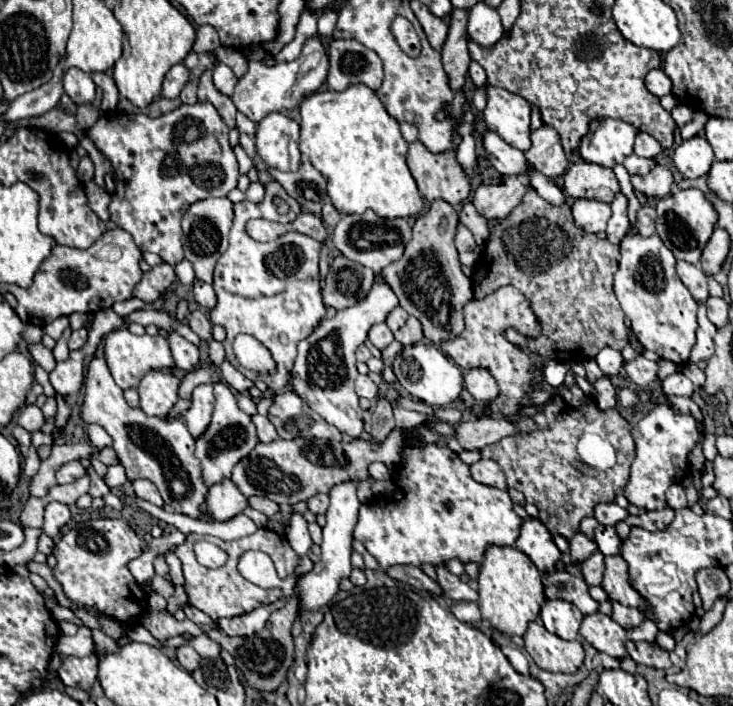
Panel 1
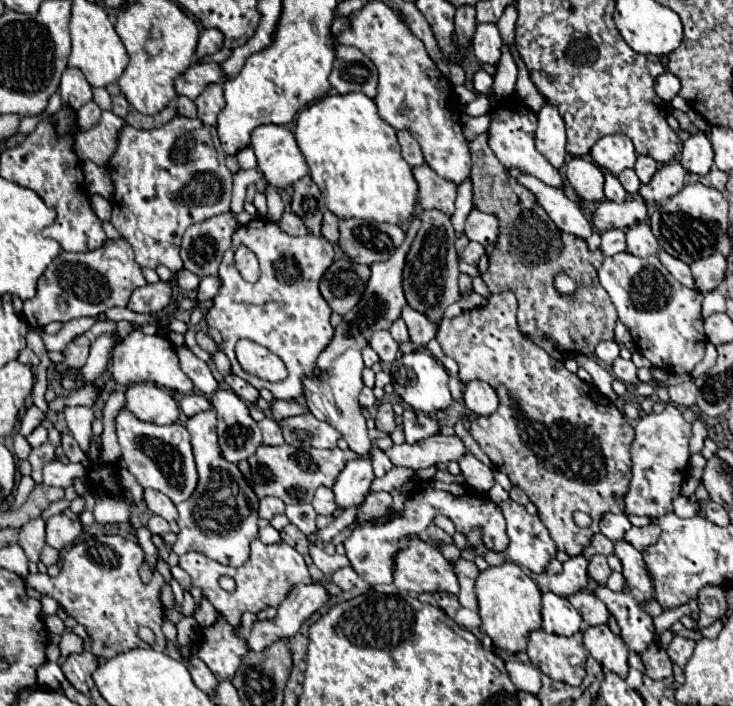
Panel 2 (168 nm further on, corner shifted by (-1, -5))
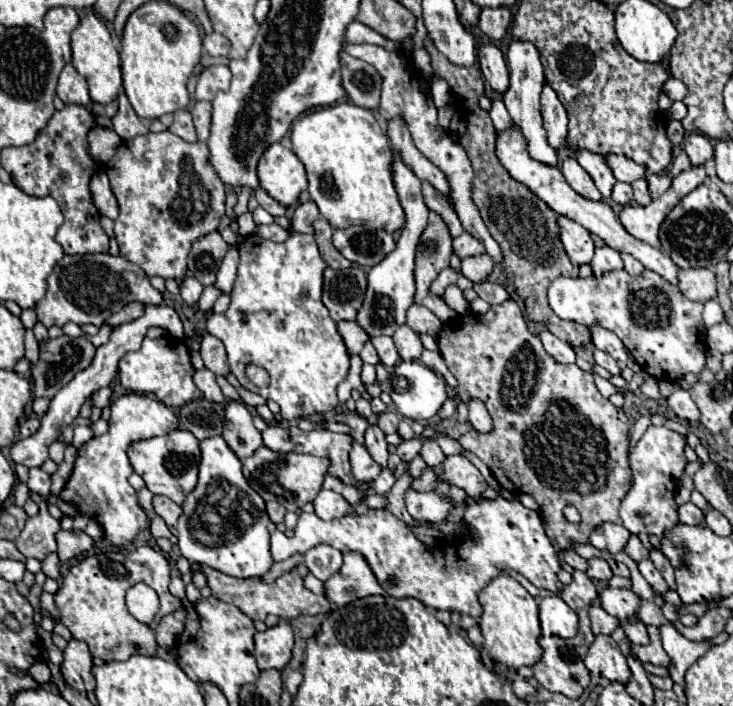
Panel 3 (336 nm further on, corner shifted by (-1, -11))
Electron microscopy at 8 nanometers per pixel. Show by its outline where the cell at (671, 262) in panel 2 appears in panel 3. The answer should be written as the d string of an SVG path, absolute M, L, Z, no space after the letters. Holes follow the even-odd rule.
M510 128L510 130L498 134L496 154L498 154L502 166L510 172L510 176L512 176L514 180L518 180L520 184L528 186L528 188L530 188L540 200L544 200L554 212L558 212L558 214L562 214L562 216L566 216L566 218L578 222L578 224L584 226L588 232L600 236L600 238L606 242L606 246L614 248L616 252L620 252L620 254L626 252L626 254L634 256L638 262L642 262L642 266L644 266L646 270L652 270L652 272L660 274L660 276L662 276L664 280L668 280L670 284L678 284L678 266L670 260L670 256L666 256L662 250L656 250L656 248L652 248L650 244L640 242L640 240L636 240L634 236L630 236L630 234L626 232L626 228L620 224L618 214L608 206L608 202L604 202L604 200L602 200L602 202L594 202L594 200L588 200L588 198L580 196L578 192L574 192L574 190L568 186L568 182L564 180L564 176L562 176L562 172L560 172L558 168L552 168L552 166L546 166L546 164L542 164L542 162L532 160L532 158L528 156L528 152L526 152L526 142L524 142L524 136L520 134L518 128Z

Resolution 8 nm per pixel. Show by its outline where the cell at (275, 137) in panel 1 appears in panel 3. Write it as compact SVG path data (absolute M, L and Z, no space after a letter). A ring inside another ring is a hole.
M272 144L258 162L260 188L282 206L298 204L298 196L308 188L306 172L296 154L282 144Z

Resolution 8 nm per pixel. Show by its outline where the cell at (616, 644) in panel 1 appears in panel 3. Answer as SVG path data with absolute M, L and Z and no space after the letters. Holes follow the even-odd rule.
M596 636L596 640L588 650L586 662L588 662L588 668L592 670L598 668L600 674L608 680L614 680L620 684L626 684L630 680L630 668L626 664L626 658L610 636Z

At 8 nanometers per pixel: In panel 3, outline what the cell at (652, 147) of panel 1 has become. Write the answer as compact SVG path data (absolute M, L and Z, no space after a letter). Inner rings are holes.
M644 178L636 180L636 182L632 184L632 188L634 188L634 200L636 200L638 206L646 206L646 204L650 204L652 198L650 198L650 194L648 194L648 184L646 184Z

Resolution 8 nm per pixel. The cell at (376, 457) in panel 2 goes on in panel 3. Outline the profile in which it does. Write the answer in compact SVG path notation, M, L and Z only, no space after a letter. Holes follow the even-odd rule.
M370 424L366 430L366 446L370 456L382 466L386 468L386 460L388 460L388 450L386 450L386 440L384 440L384 432L378 428L378 424Z

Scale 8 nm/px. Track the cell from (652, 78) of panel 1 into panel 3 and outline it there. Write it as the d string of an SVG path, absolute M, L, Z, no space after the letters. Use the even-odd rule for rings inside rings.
M668 78L666 80L666 84L662 86L662 90L664 90L664 94L670 98L670 100L682 100L684 96L686 96L686 86L680 82L680 80L676 80L676 78Z

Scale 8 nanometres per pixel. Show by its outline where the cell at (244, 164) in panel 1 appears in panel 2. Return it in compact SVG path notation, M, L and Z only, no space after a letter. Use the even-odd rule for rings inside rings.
M240 168L236 174L234 174L234 194L232 194L232 212L240 214L242 212L242 206L244 206L244 200L246 200L246 188L250 184L256 184L256 186L262 186L262 178L258 174L258 170L244 170Z

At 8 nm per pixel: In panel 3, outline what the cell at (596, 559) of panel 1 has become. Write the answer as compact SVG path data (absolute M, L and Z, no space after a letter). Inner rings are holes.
M590 558L588 560L588 576L594 580L610 580L612 570L604 558Z

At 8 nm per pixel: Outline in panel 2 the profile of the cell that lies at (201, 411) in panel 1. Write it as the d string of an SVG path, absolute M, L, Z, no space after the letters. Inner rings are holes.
M214 406L202 410L186 420L190 432L190 442L198 466L198 486L190 500L178 504L178 540L172 544L172 550L182 556L190 550L202 552L212 560L226 566L242 566L248 560L248 546L258 536L258 498L252 488L242 478L236 464L226 462L220 456L216 440L216 414Z

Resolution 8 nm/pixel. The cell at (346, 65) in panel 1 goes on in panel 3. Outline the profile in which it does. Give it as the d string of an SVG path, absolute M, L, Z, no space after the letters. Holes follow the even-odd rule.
M344 50L340 52L340 64L342 64L342 84L350 100L358 106L376 110L382 92L382 76L378 74L378 70L368 62L350 56Z

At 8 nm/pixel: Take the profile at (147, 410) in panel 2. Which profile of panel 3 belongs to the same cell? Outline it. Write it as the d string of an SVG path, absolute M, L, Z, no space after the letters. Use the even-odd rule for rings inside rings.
M134 392L120 396L112 404L110 430L102 436L90 438L78 448L74 472L66 482L64 490L60 492L62 500L76 506L82 516L96 520L102 526L104 538L110 544L114 546L130 544L140 530L148 528L148 518L138 504L136 490L128 482L128 476L134 470L130 468L126 450L132 442L164 436L176 428L178 428L178 418L174 410L164 406L160 400L154 400L144 394L134 394Z

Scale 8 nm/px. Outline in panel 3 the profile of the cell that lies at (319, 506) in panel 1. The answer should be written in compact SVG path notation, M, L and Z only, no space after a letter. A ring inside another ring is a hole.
M320 490L314 500L314 510L322 520L334 520L346 516L350 512L348 500L332 490Z

